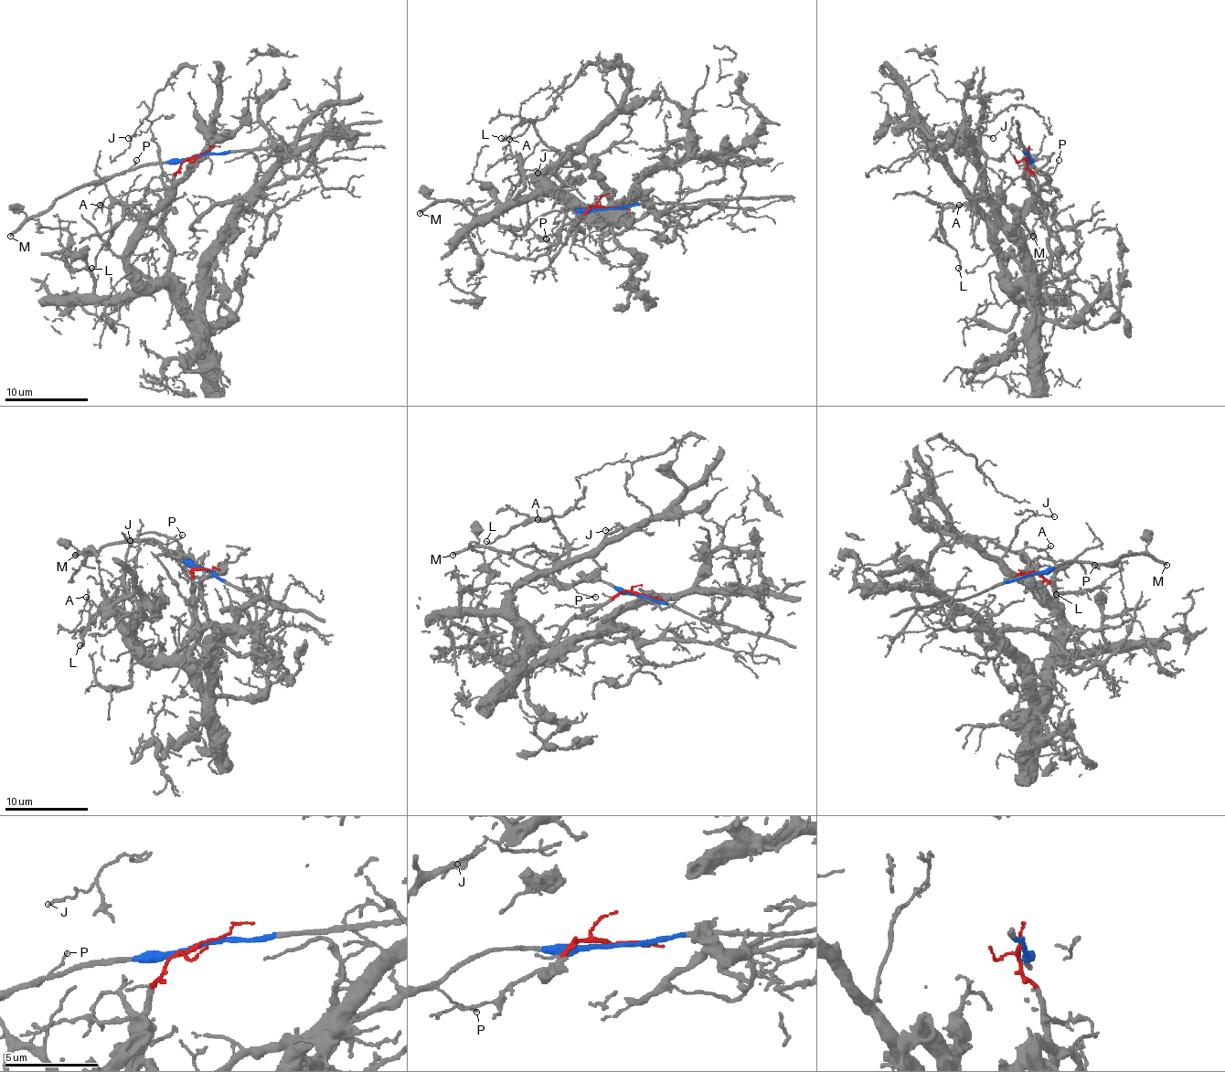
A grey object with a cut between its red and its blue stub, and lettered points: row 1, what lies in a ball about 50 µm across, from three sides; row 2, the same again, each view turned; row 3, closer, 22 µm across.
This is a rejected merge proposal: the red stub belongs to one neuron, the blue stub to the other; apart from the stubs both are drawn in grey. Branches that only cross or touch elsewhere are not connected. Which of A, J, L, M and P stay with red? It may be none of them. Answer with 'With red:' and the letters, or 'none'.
With red: A, J, L

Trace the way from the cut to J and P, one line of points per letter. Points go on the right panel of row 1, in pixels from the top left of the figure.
J: (1027, 156), (1050, 267), (1017, 285), (1000, 264), (994, 223), (963, 183), (969, 145), (984, 131), (992, 137)
P: (1027, 156), (1029, 162), (1046, 175), (1055, 171), (1059, 160)

